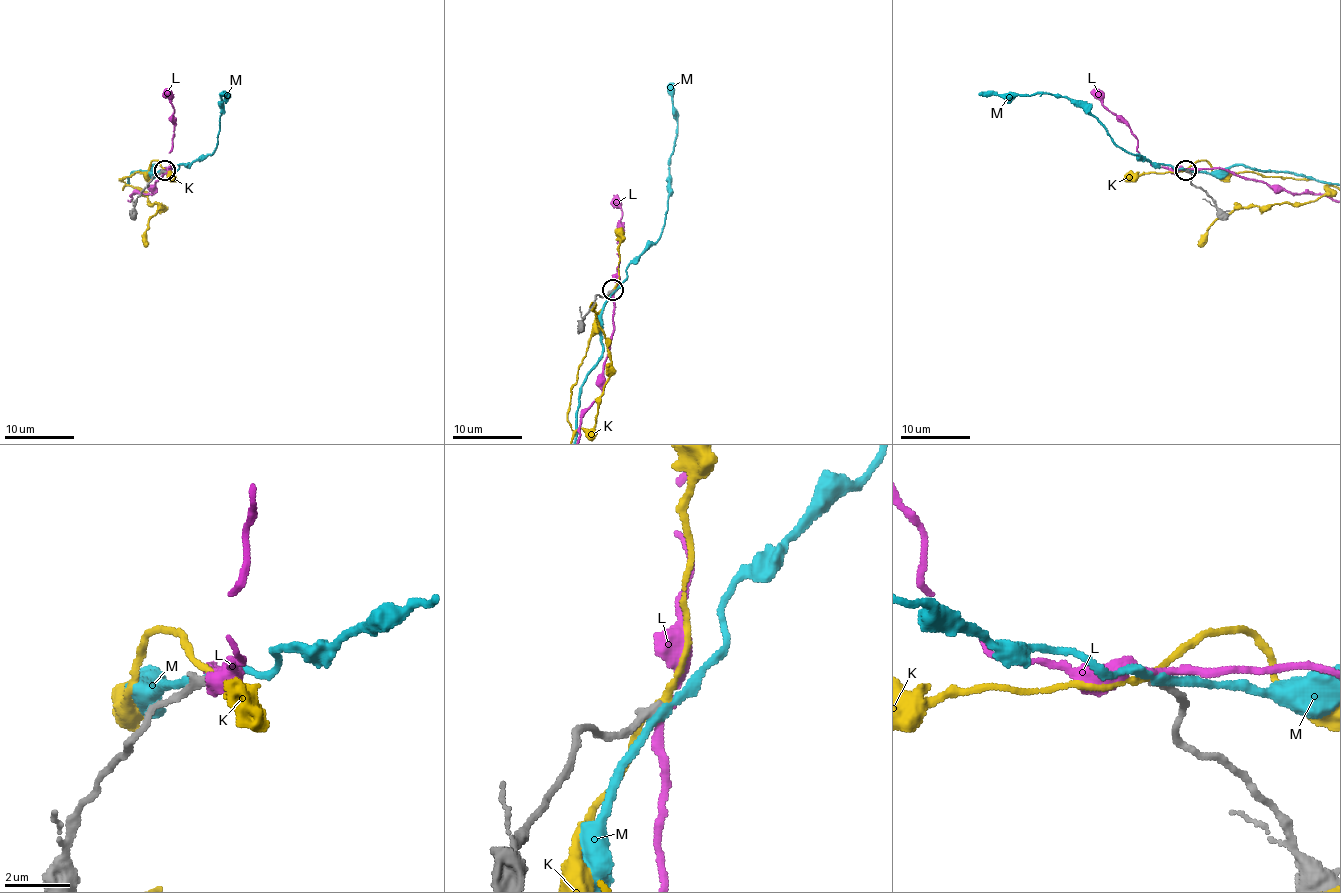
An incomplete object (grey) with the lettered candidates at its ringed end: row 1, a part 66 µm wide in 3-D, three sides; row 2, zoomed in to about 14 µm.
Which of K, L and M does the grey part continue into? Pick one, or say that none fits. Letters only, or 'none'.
K

